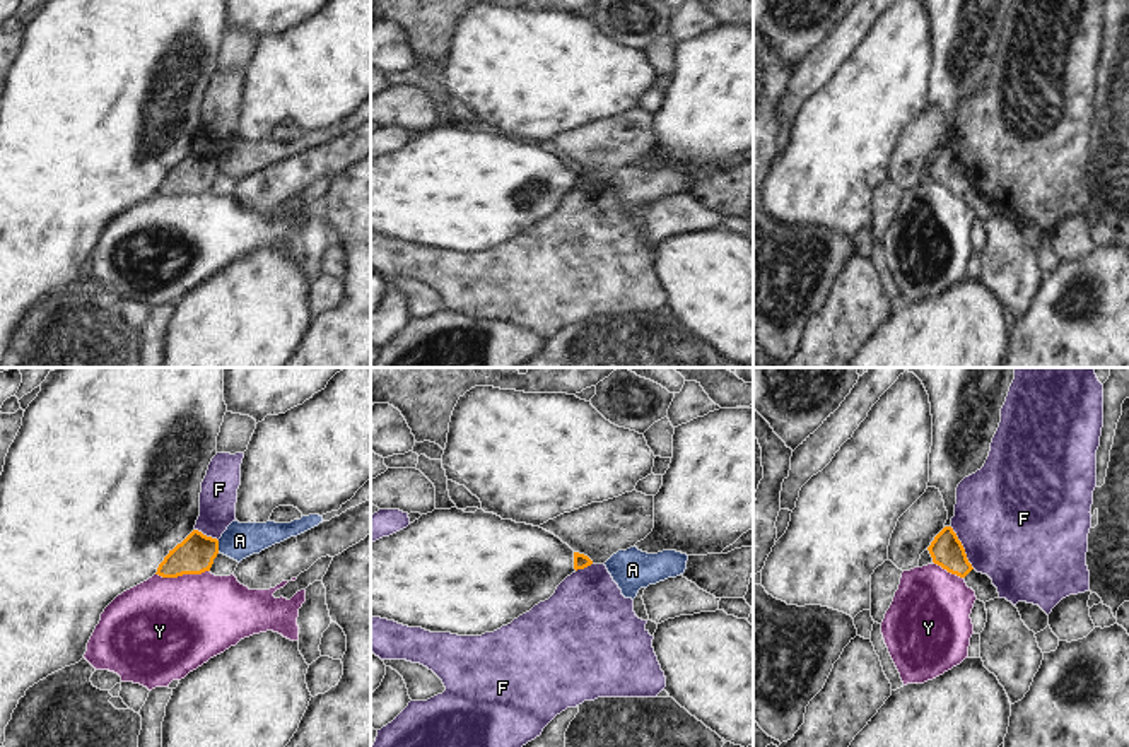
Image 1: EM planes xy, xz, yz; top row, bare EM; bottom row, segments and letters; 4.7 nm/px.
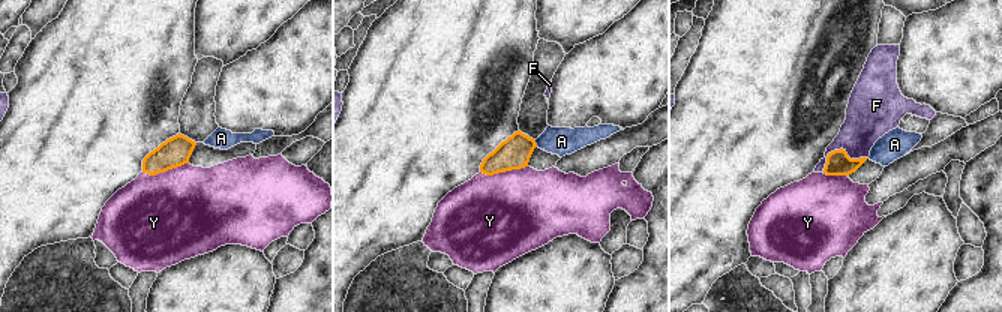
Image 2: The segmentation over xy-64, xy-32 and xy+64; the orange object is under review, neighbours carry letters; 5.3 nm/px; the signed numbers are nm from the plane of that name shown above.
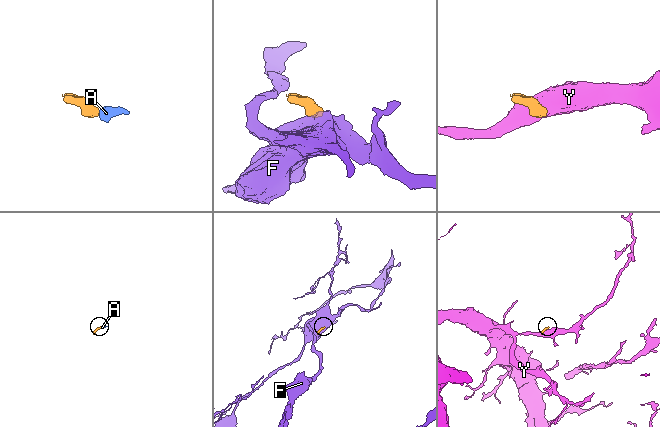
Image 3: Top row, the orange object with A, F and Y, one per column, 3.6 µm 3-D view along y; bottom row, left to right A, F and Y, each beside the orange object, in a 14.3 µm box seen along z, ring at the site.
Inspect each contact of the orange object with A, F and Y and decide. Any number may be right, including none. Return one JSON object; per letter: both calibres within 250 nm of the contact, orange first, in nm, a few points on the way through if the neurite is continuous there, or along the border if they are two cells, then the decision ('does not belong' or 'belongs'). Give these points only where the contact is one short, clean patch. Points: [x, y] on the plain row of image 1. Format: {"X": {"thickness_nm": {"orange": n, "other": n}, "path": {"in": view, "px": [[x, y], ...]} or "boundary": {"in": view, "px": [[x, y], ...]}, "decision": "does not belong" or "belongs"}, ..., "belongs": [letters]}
{"A": {"thickness_nm": {"orange": 180, "other": 170}, "boundary": {"in": "xy", "px": [[217, 158], [219, 168]]}, "decision": "does not belong"}, "F": {"thickness_nm": {"orange": 160, "other": 480}, "boundary": {"in": "yz", "px": [[950, 144], [974, 185]]}, "decision": "does not belong"}, "Y": {"thickness_nm": {"orange": 180, "other": 460}, "decision": "does not belong"}, "belongs": []}

